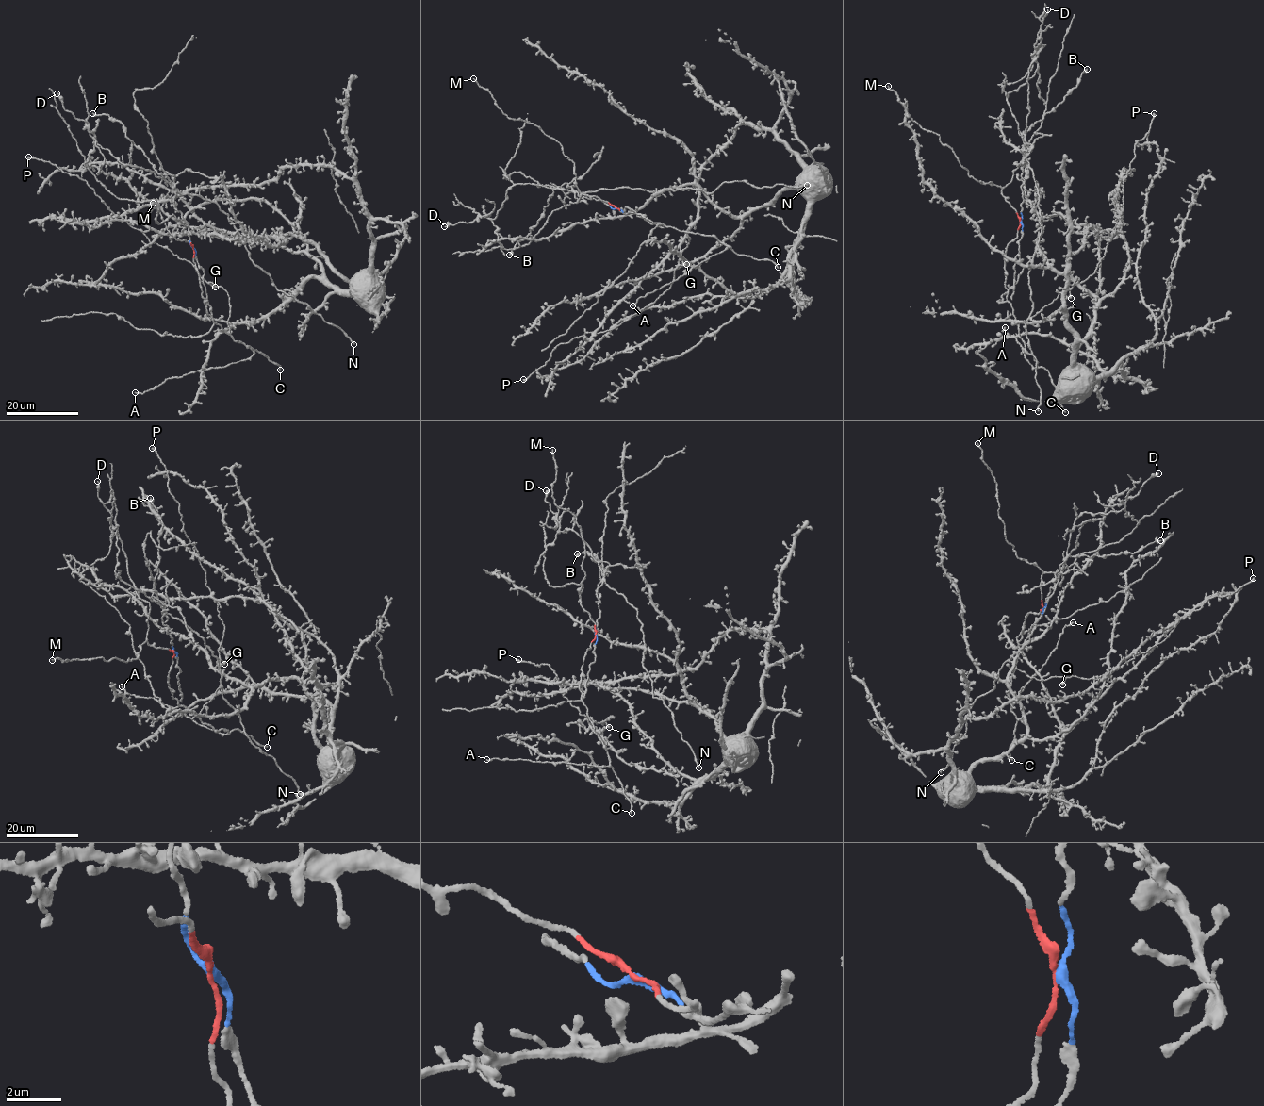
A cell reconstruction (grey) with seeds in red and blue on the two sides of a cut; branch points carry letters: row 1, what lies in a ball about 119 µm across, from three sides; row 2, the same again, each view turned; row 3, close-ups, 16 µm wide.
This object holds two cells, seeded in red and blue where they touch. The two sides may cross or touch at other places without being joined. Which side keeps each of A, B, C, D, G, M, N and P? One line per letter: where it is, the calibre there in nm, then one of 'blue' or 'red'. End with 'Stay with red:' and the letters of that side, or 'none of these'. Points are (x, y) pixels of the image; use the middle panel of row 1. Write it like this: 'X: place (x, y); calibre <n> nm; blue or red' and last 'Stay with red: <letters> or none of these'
A: place (632, 305); calibre 220 nm; red
B: place (509, 255); calibre 360 nm; blue
C: place (778, 267); calibre 170 nm; red
D: place (444, 226); calibre 140 nm; blue
G: place (686, 264); calibre 440 nm; red
M: place (473, 78); calibre 200 nm; red
N: place (807, 185); calibre 220 nm; blue
P: place (523, 379); calibre 360 nm; red
Stay with red: A, C, G, M, P

